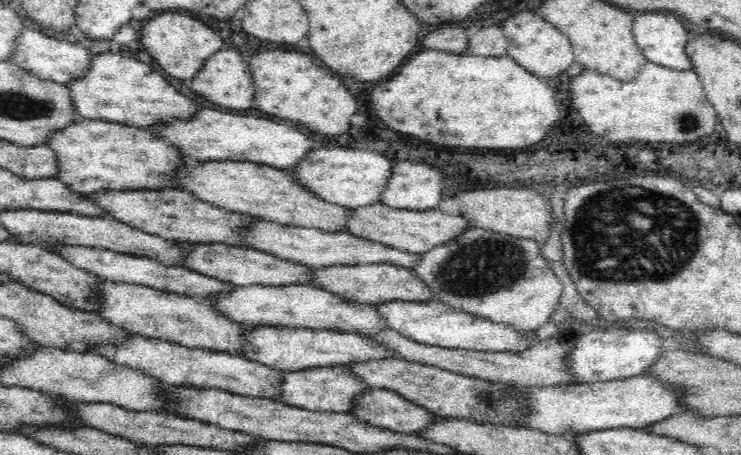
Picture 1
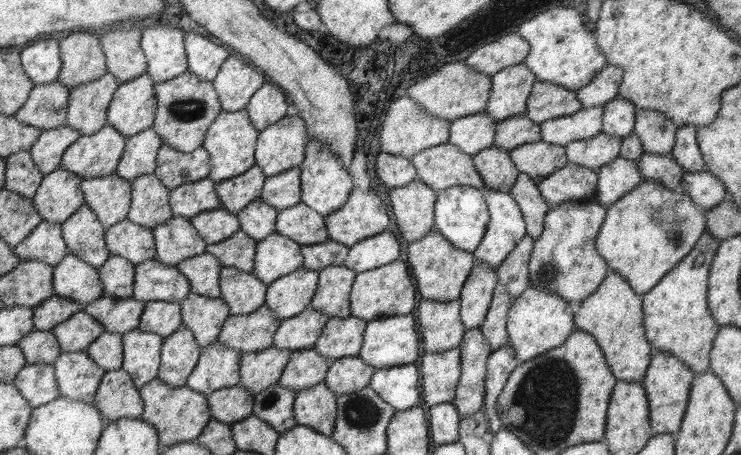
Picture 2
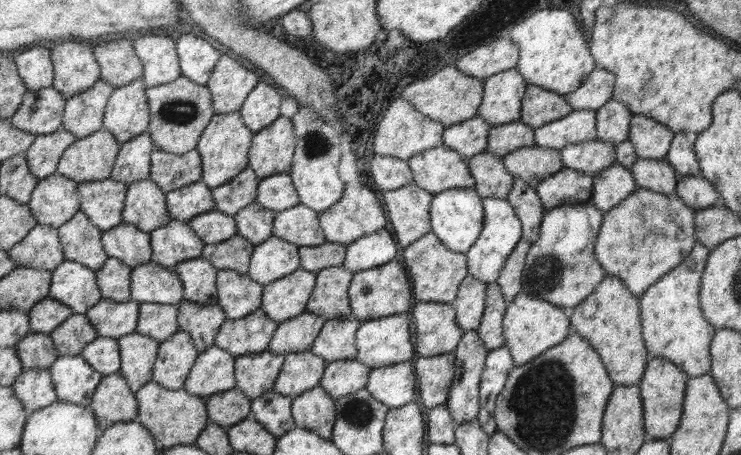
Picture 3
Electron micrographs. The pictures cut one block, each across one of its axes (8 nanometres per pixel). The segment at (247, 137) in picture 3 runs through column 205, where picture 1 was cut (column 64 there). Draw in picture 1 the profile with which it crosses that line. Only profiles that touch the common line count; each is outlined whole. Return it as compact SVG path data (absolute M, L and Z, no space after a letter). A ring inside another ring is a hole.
M82 117L76 124L62 129L60 133L54 133L48 145L57 151L58 158L61 159L61 176L56 179L84 195L142 189L184 190L182 174L188 169L188 164L194 161L182 154L180 147L145 128L94 120L90 117Z

